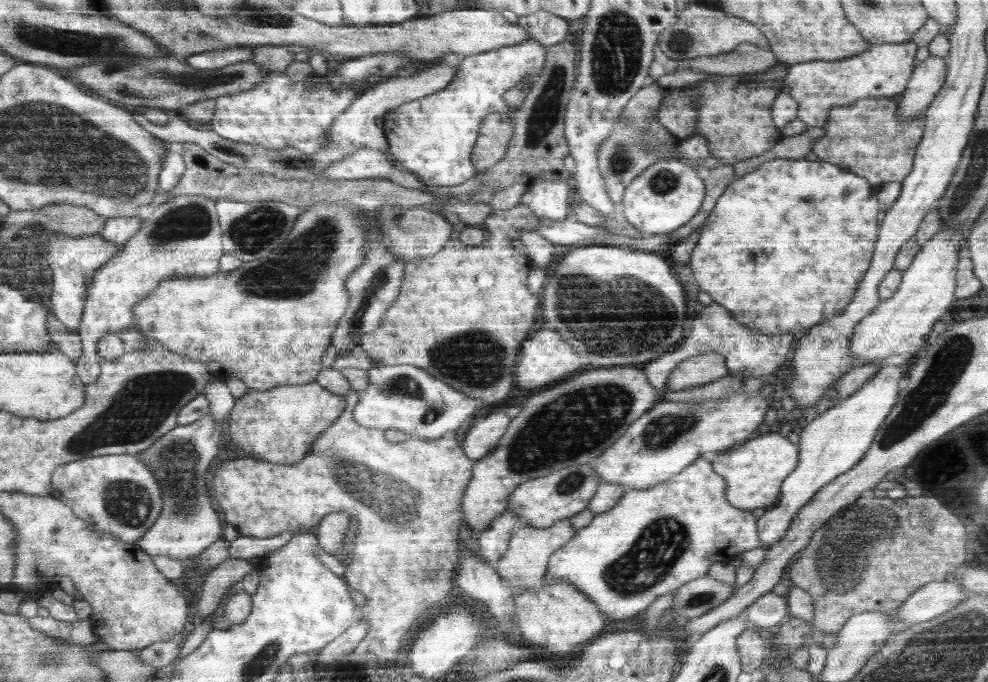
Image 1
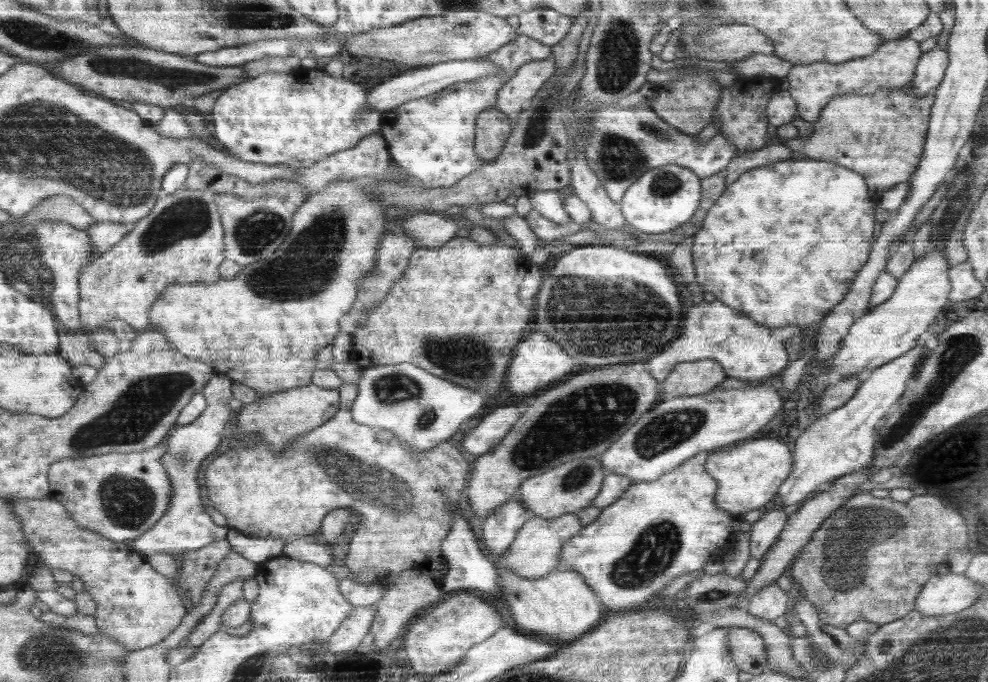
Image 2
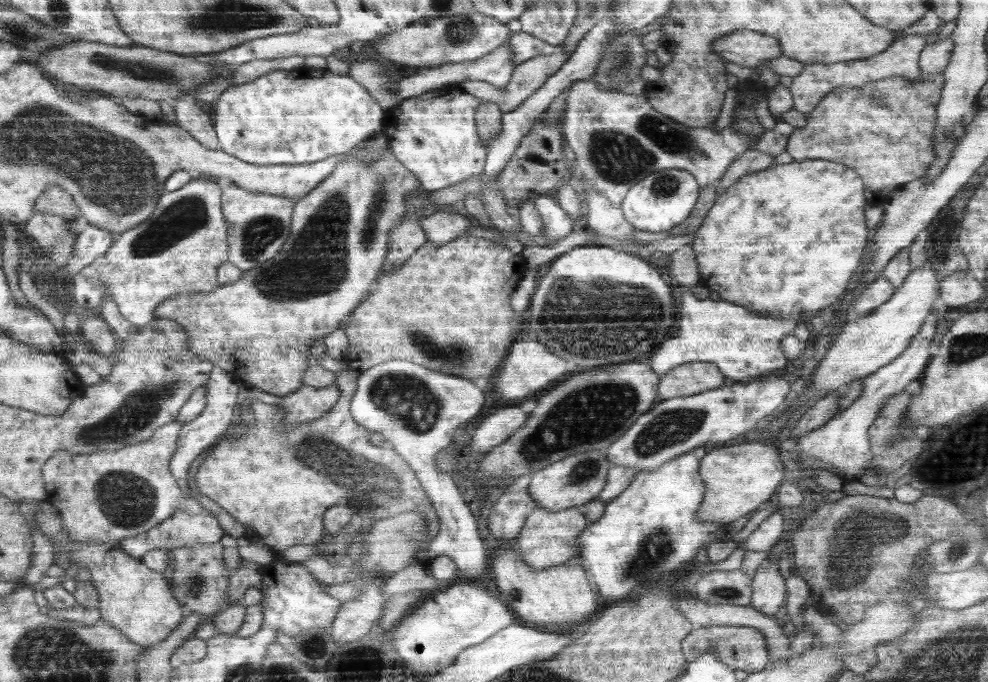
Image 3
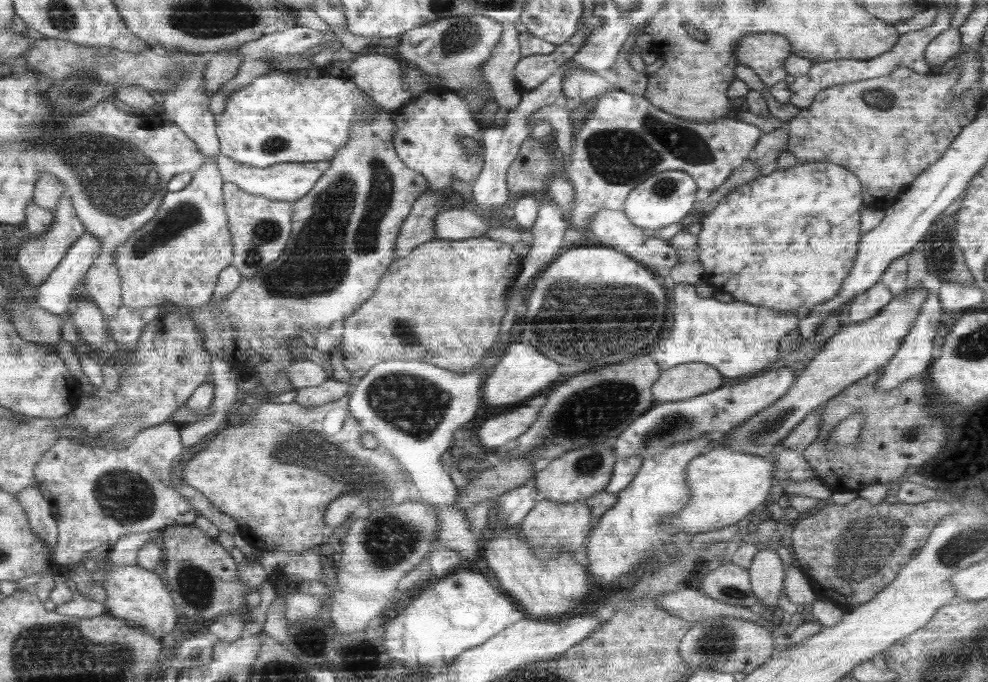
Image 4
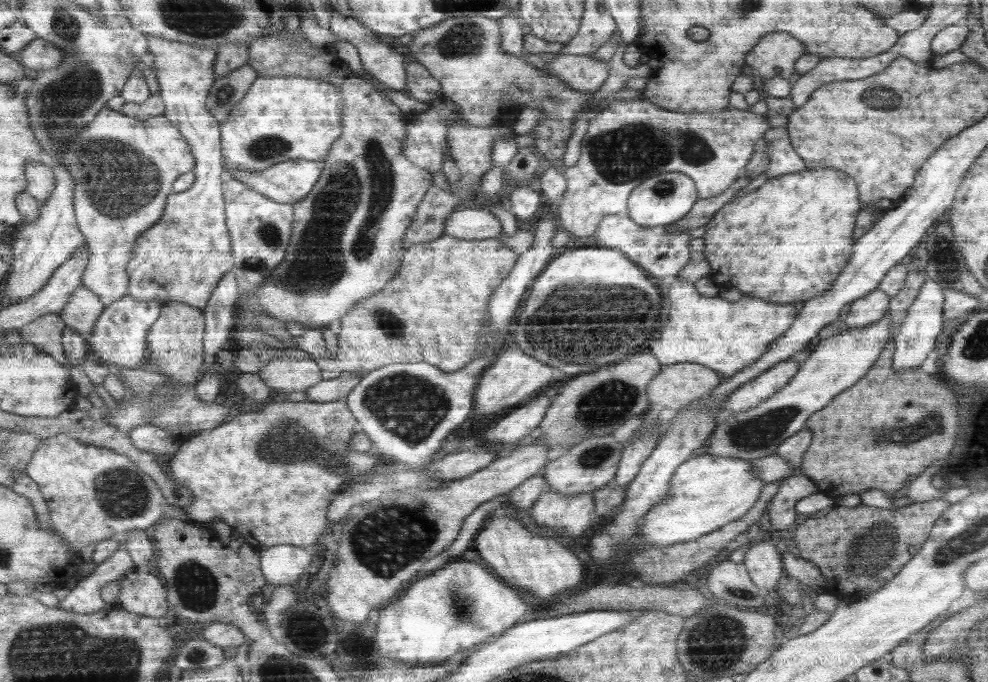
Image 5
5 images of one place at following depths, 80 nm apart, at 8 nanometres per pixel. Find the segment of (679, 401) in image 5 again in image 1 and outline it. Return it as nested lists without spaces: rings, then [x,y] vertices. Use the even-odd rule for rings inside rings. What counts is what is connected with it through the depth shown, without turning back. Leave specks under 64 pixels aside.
[[[708,353],[699,355],[679,364],[670,374],[665,390],[677,391],[686,387],[708,385],[729,373],[727,362],[720,356],[721,354]]]

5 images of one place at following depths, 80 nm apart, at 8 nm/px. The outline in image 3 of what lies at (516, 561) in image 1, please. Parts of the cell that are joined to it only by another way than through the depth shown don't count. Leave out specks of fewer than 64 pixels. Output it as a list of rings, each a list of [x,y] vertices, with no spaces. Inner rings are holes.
[[[536,507],[526,519],[516,540],[522,549],[524,562],[530,563],[535,570],[542,571],[550,566],[558,566],[566,560],[574,558],[579,552],[579,537],[588,526],[586,517],[580,512],[580,507],[566,510],[550,511]]]

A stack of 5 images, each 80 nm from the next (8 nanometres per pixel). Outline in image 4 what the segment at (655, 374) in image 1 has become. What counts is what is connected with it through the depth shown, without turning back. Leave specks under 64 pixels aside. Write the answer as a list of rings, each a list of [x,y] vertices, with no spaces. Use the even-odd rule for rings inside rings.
[[[676,283],[676,289],[672,294],[672,304],[674,304],[674,324],[666,333],[666,337],[652,347],[650,354],[660,366],[660,371],[664,372],[685,363],[705,363],[714,366],[724,377],[738,378],[741,376],[756,376],[758,370],[766,370],[772,364],[780,360],[780,338],[784,338],[788,332],[798,328],[798,318],[792,311],[774,311],[766,307],[756,307],[746,302],[720,302],[712,298],[698,298],[694,292],[694,285]]]

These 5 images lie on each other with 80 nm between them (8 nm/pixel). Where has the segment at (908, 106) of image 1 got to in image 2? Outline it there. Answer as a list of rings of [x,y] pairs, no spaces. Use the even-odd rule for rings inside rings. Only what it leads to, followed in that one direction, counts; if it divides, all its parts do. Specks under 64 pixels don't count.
[[[934,47],[919,58],[919,64],[915,68],[915,77],[911,80],[909,88],[913,89],[913,94],[917,98],[927,96],[939,88],[947,66],[950,64],[950,58],[947,47]]]

